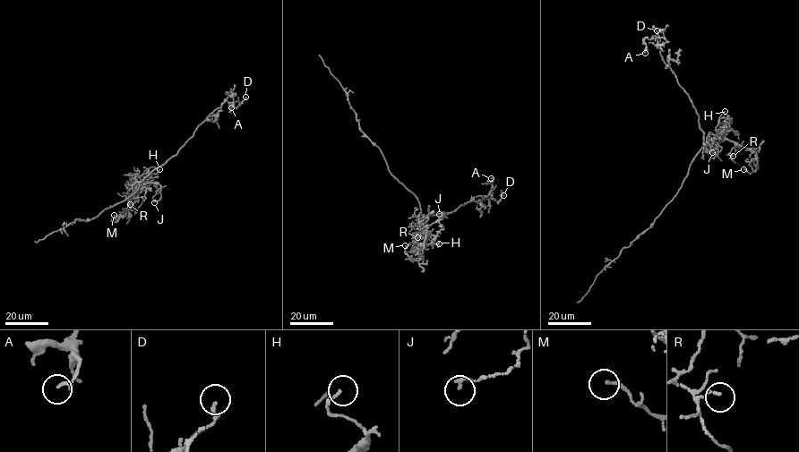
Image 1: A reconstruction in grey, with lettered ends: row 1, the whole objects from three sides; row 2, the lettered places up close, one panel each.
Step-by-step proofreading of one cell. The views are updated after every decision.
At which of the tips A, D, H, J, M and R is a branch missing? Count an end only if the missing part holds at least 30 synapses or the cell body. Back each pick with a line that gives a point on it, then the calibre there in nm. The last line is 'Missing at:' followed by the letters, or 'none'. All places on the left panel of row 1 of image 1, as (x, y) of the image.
Missing at: none

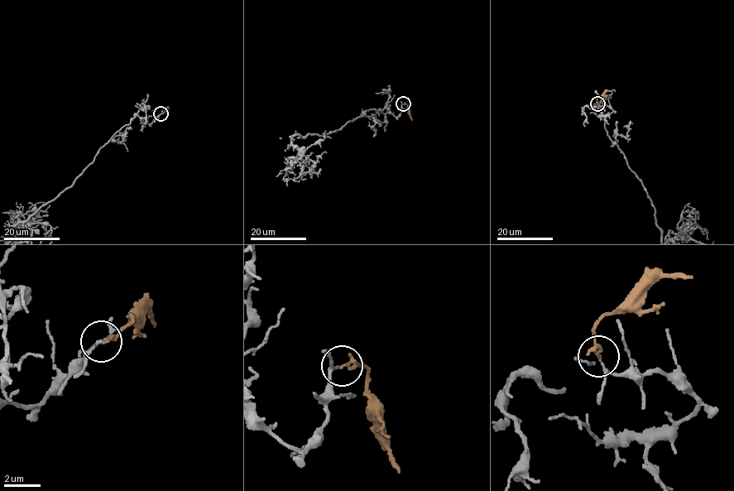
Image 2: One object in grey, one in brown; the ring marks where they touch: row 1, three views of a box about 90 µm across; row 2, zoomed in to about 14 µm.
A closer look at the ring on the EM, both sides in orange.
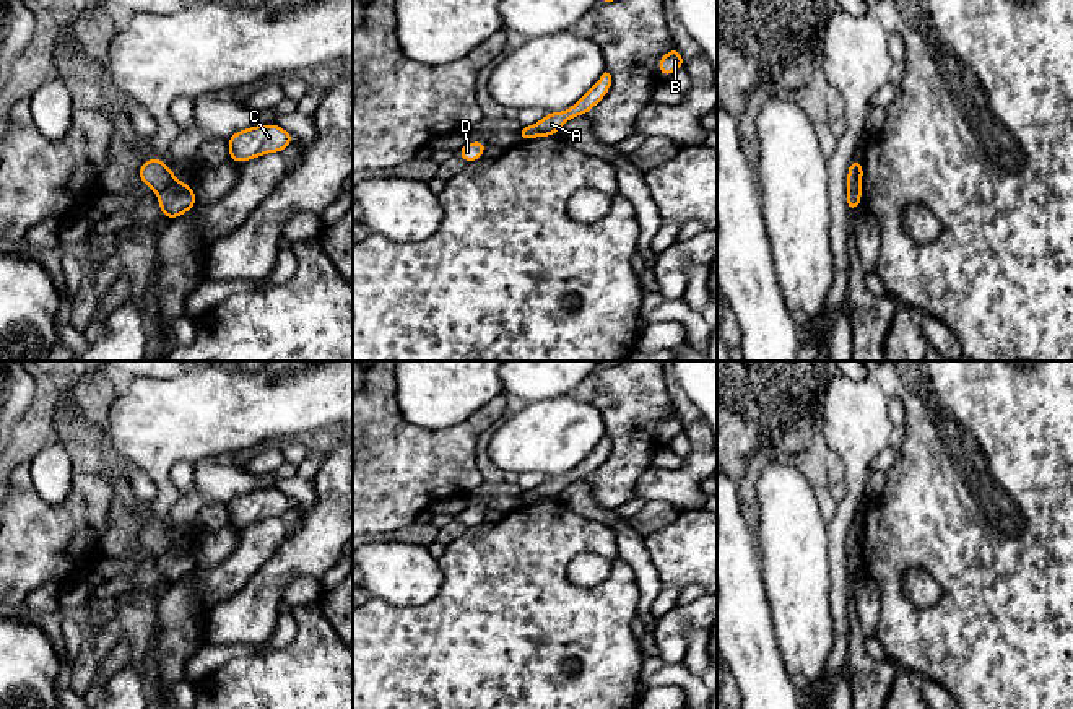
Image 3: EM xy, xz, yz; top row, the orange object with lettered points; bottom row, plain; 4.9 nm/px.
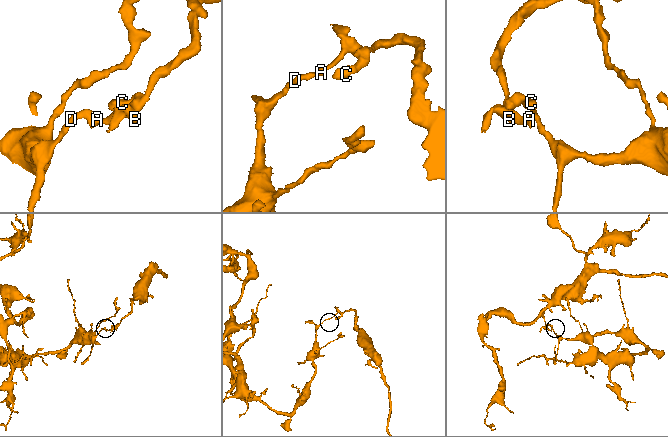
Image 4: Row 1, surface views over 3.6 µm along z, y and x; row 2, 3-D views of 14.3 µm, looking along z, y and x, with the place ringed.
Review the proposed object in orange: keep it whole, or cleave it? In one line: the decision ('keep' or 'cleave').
cleave

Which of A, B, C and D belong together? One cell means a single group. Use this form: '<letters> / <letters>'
A B C / D

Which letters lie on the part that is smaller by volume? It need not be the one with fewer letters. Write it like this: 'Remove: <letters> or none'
Remove: A, B, C

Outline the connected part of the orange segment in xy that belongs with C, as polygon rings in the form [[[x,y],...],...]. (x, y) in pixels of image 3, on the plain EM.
[[[278,488],[255,489],[228,502],[229,525],[245,527],[268,517],[281,517],[296,504]]]

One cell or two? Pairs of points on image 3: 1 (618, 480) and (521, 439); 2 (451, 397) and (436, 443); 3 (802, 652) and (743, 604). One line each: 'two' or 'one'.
1: two
2: two
3: two

